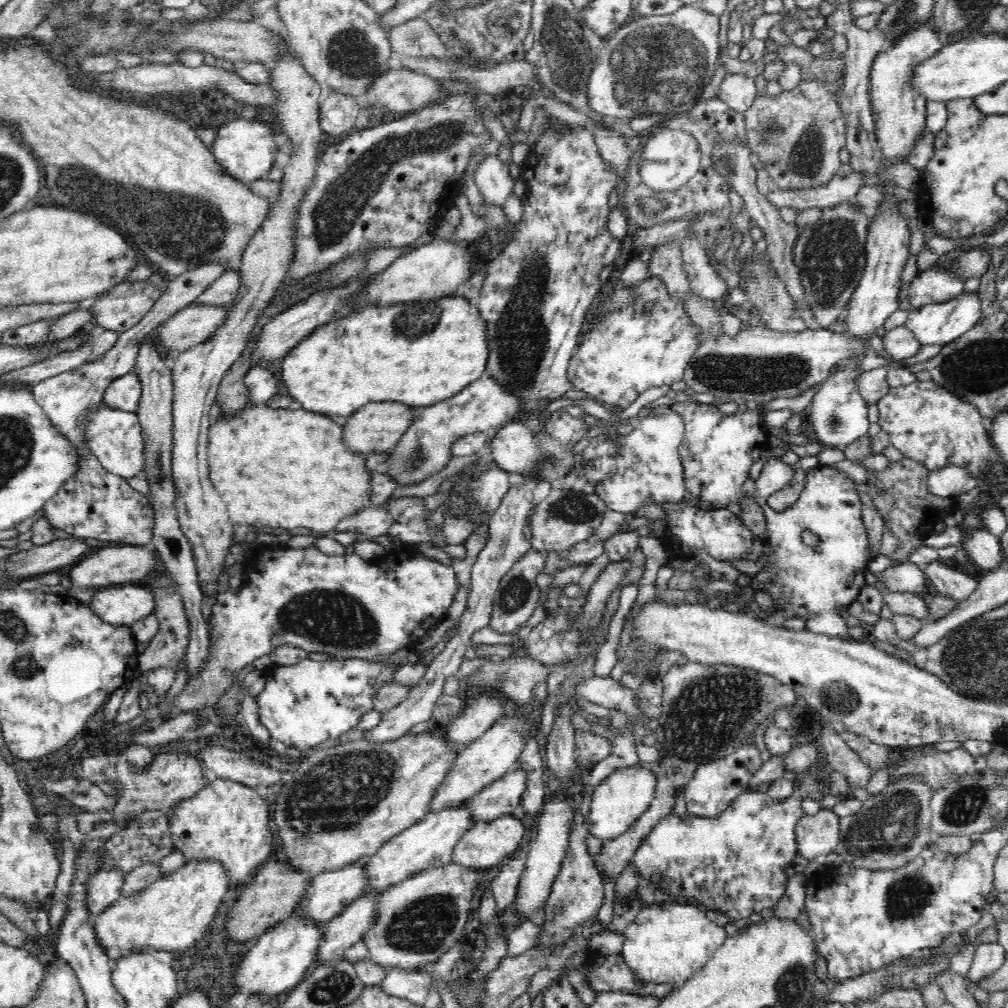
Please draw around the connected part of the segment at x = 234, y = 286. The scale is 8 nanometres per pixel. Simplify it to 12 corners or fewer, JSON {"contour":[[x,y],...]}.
{"contour":[[238,270],[224,271],[195,305],[227,307],[240,288]]}

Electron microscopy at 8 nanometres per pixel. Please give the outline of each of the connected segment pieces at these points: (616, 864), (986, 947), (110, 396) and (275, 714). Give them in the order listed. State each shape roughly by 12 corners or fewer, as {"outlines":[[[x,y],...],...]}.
{"outlines":[[[673,665],[653,799],[595,861],[608,878],[675,810],[698,767],[755,741],[799,697],[738,665]],[[998,942],[980,944],[966,974],[977,984],[997,972],[1006,960]],[[130,372],[109,384],[105,404],[136,413],[140,377]],[[395,663],[270,665],[248,700],[300,751],[357,727]]]}

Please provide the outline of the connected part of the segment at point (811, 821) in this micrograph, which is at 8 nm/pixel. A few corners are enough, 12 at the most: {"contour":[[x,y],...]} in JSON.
{"contour":[[821,808],[796,824],[797,854],[830,854],[839,841],[839,816]]}

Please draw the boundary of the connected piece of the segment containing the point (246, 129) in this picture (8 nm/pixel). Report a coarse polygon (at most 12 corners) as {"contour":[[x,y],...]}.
{"contour":[[234,120],[216,134],[218,163],[242,183],[265,178],[282,133]]}

